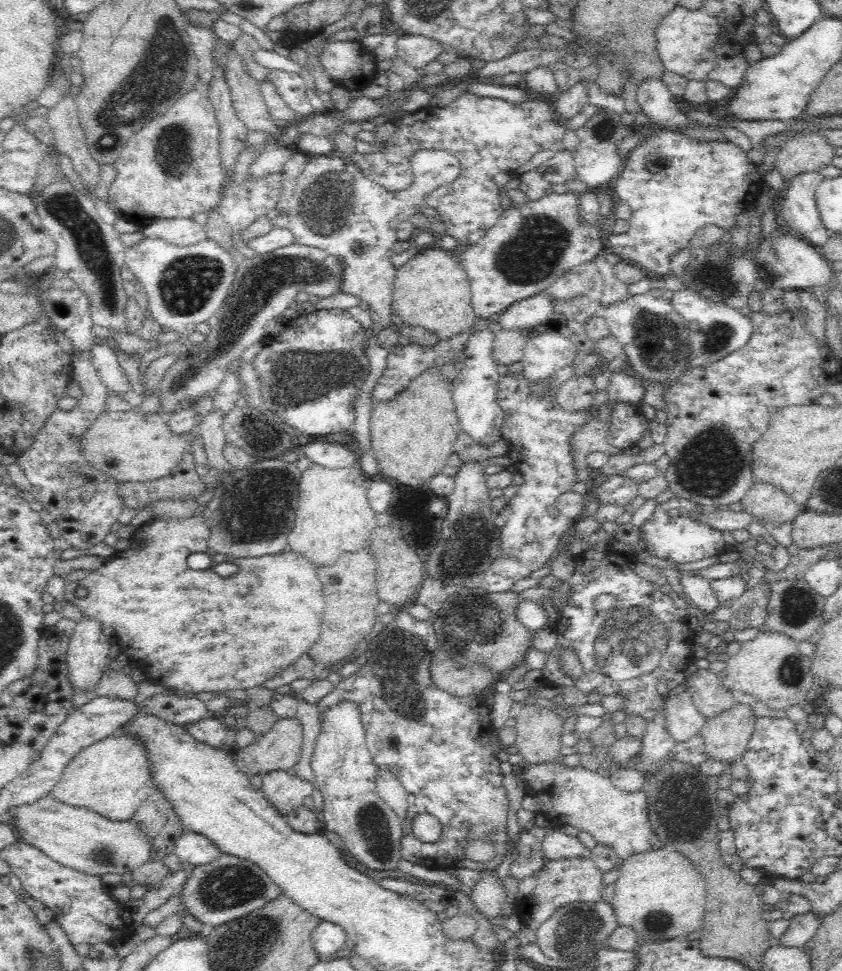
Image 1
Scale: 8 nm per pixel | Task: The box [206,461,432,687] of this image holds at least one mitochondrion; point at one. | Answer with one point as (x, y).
(262, 517)

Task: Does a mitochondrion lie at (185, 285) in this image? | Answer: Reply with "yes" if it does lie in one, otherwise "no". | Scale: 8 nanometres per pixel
yes

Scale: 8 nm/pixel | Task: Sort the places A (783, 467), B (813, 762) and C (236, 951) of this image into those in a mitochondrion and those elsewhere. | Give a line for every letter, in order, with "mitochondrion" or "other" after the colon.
A: other
B: other
C: mitochondrion

